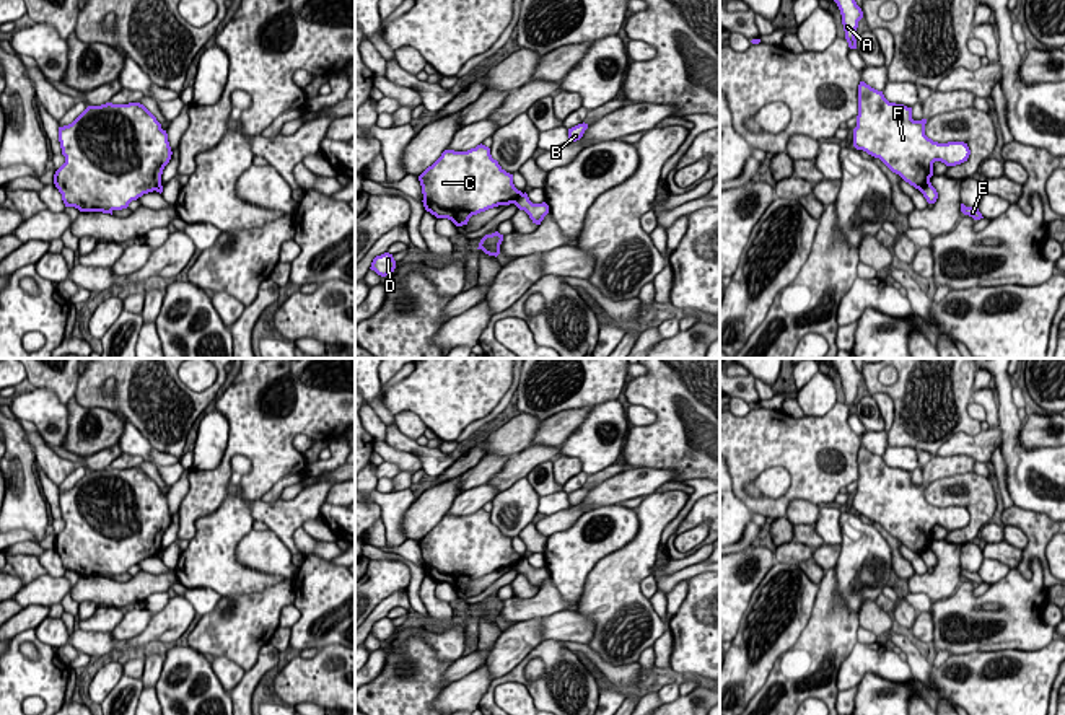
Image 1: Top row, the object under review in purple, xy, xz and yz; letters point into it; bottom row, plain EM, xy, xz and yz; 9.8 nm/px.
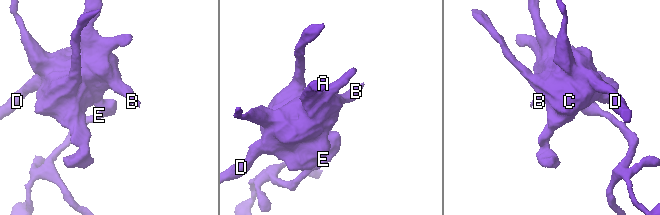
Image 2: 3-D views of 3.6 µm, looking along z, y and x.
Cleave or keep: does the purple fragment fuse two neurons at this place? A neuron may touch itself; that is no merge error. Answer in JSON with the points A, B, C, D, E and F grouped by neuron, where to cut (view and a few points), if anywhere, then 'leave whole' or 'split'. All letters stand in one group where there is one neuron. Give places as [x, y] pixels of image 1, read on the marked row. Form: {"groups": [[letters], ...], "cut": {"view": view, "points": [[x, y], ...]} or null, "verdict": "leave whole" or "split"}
{"groups": [["A", "B", "C", "D", "F"], ["E"]], "cut": {"view": "xz", "points": [[521, 193], [513, 202]]}, "verdict": "split"}

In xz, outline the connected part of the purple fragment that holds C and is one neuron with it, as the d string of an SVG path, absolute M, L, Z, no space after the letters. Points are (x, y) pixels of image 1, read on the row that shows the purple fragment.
M482 143L467 151L445 150L419 181L425 210L456 226L489 208L515 204L523 194L515 187L513 174Z

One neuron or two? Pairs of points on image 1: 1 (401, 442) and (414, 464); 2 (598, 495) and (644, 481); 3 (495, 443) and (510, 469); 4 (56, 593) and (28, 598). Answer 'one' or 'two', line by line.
1: two
2: one
3: two
4: one

